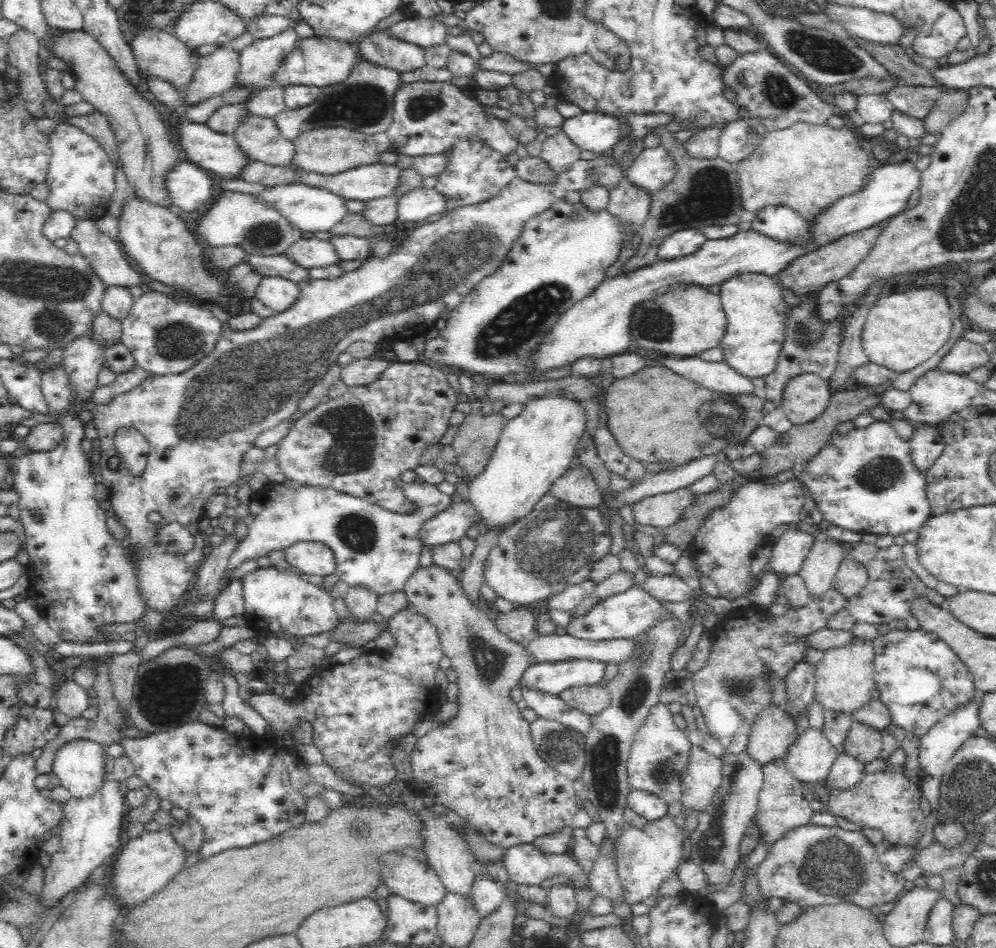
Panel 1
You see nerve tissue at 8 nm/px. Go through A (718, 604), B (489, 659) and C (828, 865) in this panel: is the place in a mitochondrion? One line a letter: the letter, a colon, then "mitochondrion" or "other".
A: other
B: mitochondrion
C: mitochondrion

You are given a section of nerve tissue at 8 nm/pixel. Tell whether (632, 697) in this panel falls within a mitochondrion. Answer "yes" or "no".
yes

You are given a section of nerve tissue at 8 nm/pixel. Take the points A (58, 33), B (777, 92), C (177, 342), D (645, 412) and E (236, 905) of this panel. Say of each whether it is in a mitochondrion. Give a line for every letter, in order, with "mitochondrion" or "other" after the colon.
A: other
B: mitochondrion
C: mitochondrion
D: other
E: other

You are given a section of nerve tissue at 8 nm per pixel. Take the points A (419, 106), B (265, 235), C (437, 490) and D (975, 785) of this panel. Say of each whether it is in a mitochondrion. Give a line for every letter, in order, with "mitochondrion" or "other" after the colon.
A: mitochondrion
B: mitochondrion
C: other
D: mitochondrion

